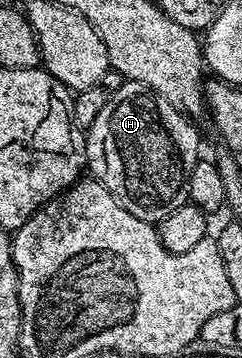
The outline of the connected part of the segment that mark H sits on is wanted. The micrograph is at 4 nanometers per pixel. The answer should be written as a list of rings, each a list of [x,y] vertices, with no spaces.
[[[125,81],[117,91],[109,95],[102,113],[94,117],[94,125],[87,128],[84,153],[86,167],[91,178],[97,179],[113,197],[134,217],[156,225],[170,212],[188,203],[188,178],[196,160],[201,158],[200,135],[191,127],[189,116],[185,115],[166,97],[141,83]]]

